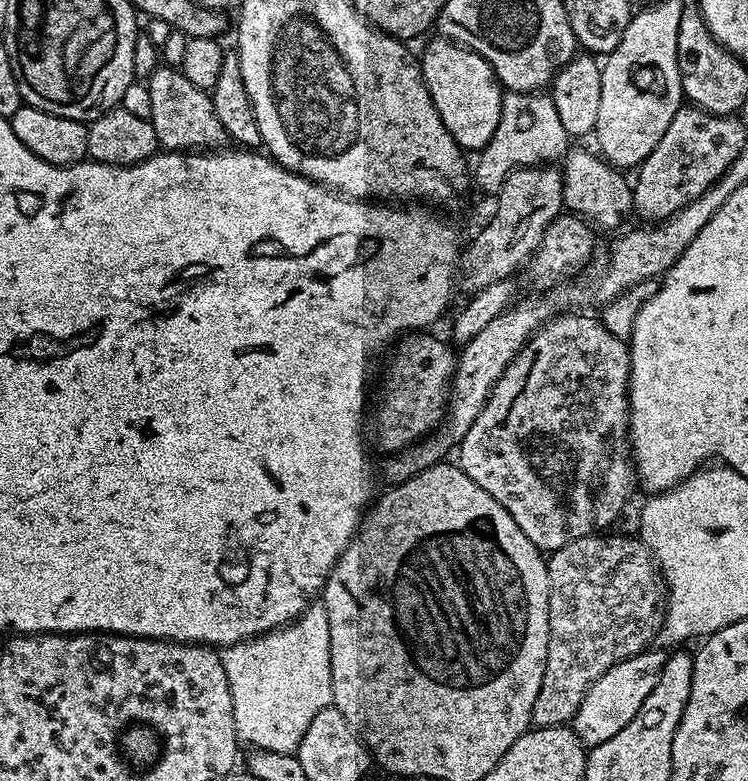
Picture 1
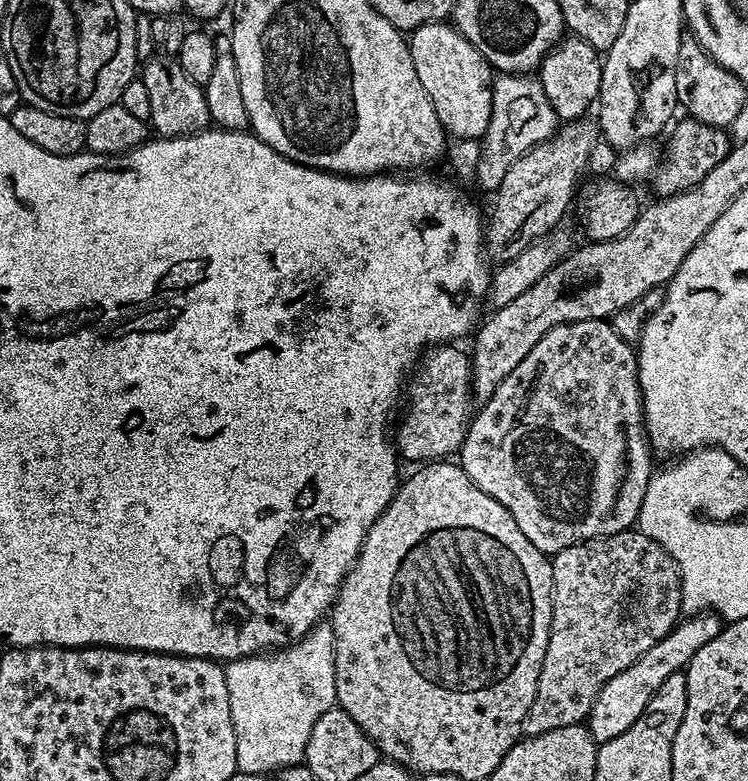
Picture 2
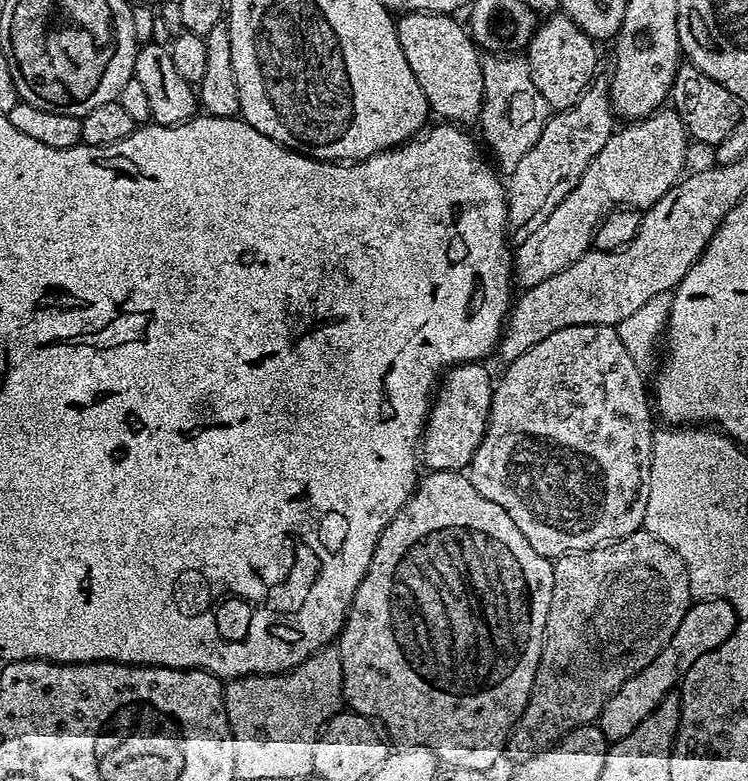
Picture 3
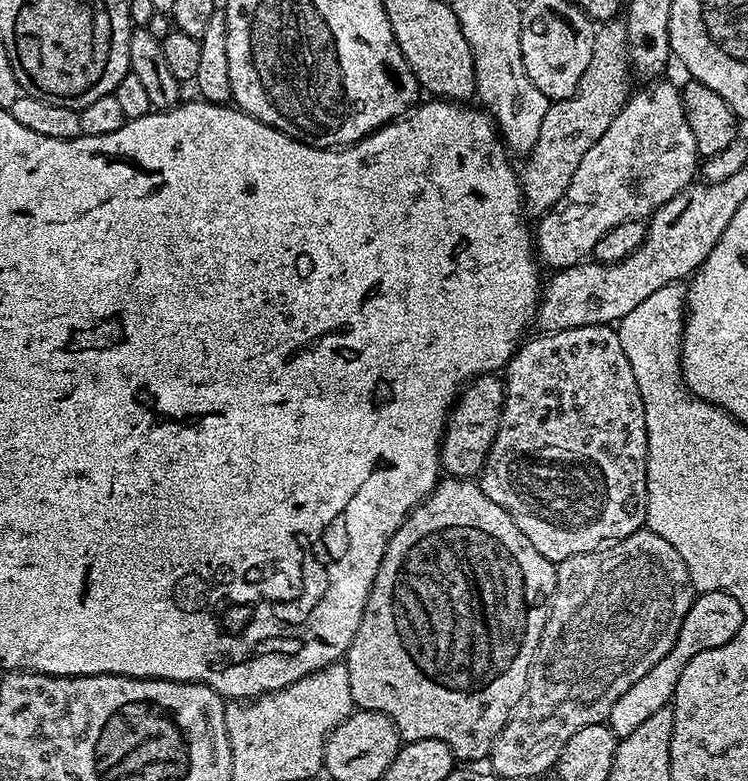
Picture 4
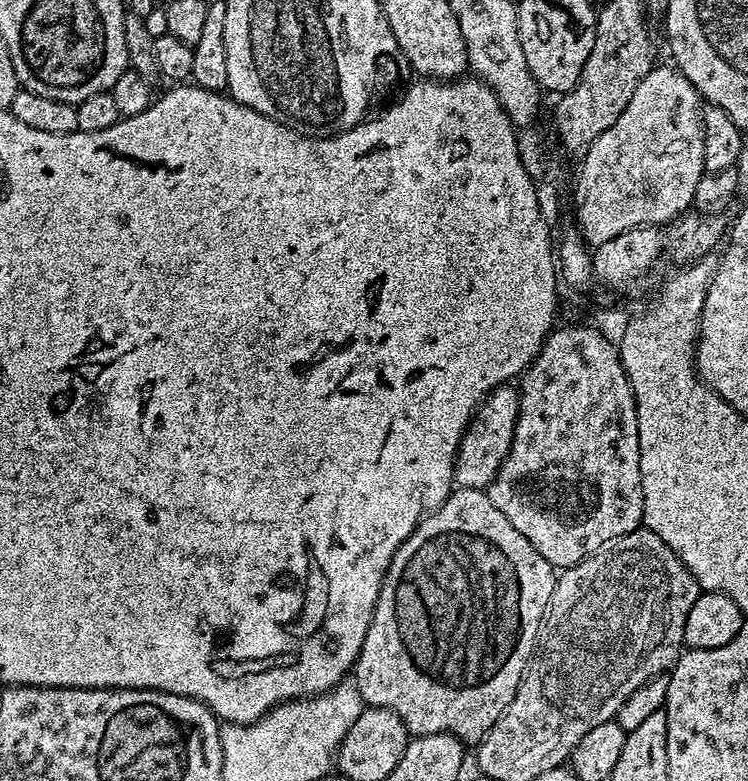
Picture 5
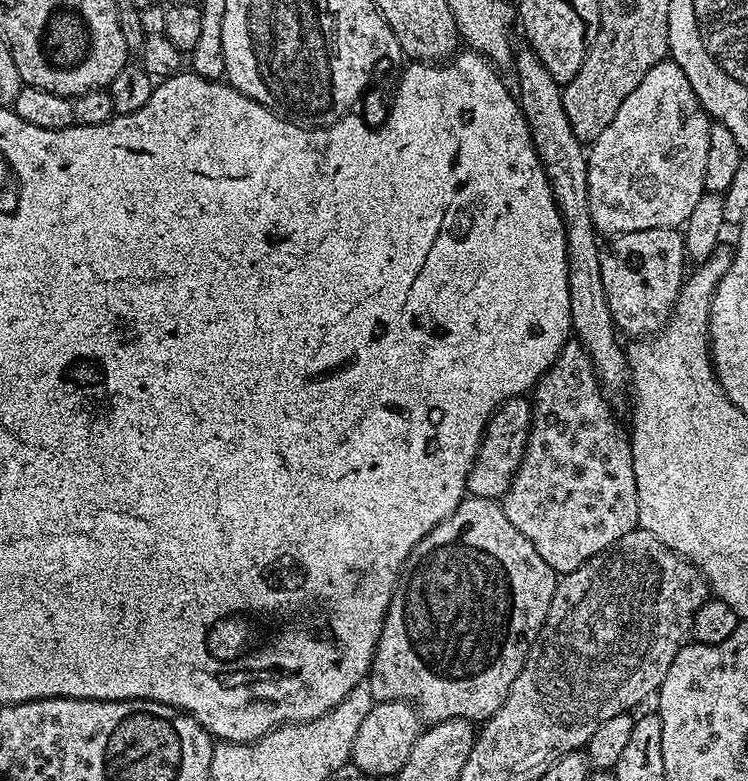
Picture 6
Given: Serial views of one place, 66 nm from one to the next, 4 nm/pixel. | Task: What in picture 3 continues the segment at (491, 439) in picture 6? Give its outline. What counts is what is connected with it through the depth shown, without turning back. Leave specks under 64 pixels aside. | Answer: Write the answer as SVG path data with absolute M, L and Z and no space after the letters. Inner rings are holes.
M465 362L445 371L432 397L424 434L418 445L425 469L433 472L460 472L474 458L474 450L488 431L488 415L492 405L494 376L480 362Z

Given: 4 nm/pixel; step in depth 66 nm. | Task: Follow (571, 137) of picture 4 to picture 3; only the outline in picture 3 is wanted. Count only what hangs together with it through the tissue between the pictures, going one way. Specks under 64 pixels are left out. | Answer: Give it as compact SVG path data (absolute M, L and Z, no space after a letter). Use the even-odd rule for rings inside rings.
M593 82L578 98L572 108L566 108L549 115L542 134L538 134L538 142L522 154L522 162L514 166L506 176L506 199L508 201L508 219L506 231L513 241L519 242L530 238L550 214L554 214L554 206L578 186L586 166L606 146L614 131L614 113L612 97L609 89Z

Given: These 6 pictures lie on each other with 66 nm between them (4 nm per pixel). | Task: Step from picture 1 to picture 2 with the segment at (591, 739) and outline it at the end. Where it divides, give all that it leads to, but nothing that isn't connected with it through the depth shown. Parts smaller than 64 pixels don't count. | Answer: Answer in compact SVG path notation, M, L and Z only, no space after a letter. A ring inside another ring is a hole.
M713 611L681 619L672 632L650 646L650 650L646 650L646 654L642 654L640 660L634 662L634 666L622 670L622 674L614 674L614 678L610 678L606 686L602 686L598 698L594 698L594 706L586 721L586 727L597 745L610 742L610 738L618 738L618 734L626 734L626 730L630 730L630 726L634 726L634 722L638 722L638 718L644 715L658 686L662 686L662 682L666 682L670 674L687 669L694 654L698 654L698 650L702 650L702 646L706 646L710 638L717 636L721 627L722 621Z

